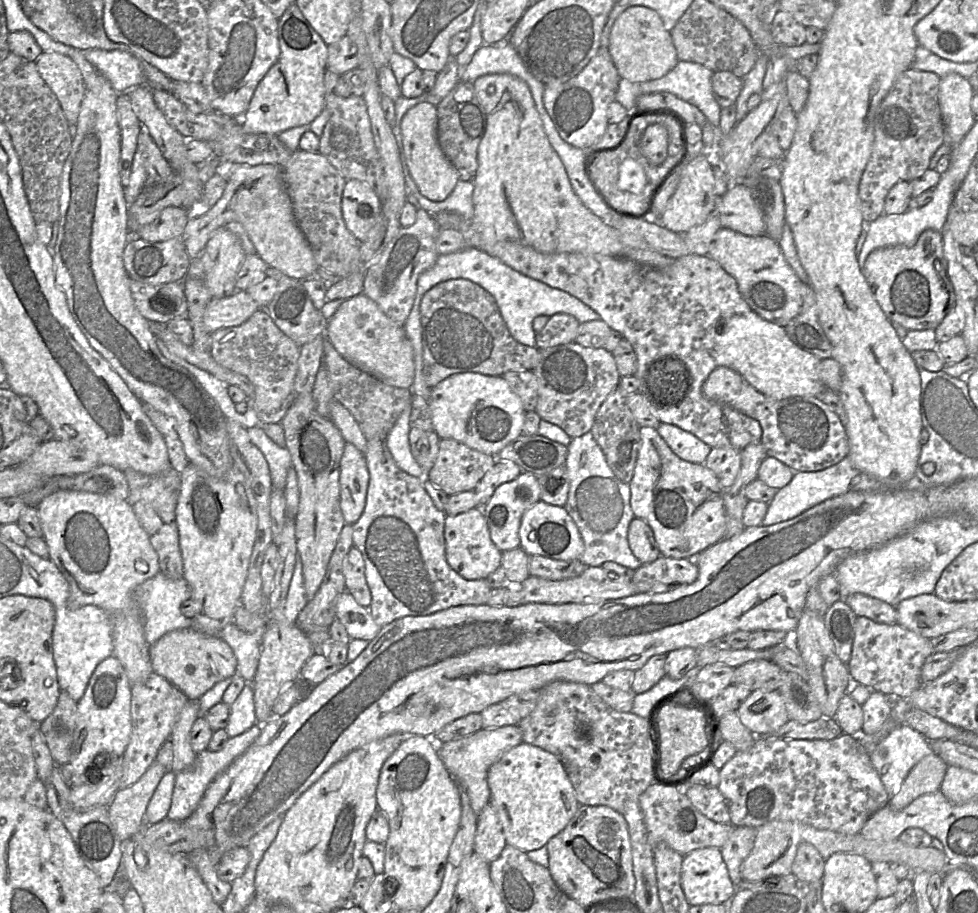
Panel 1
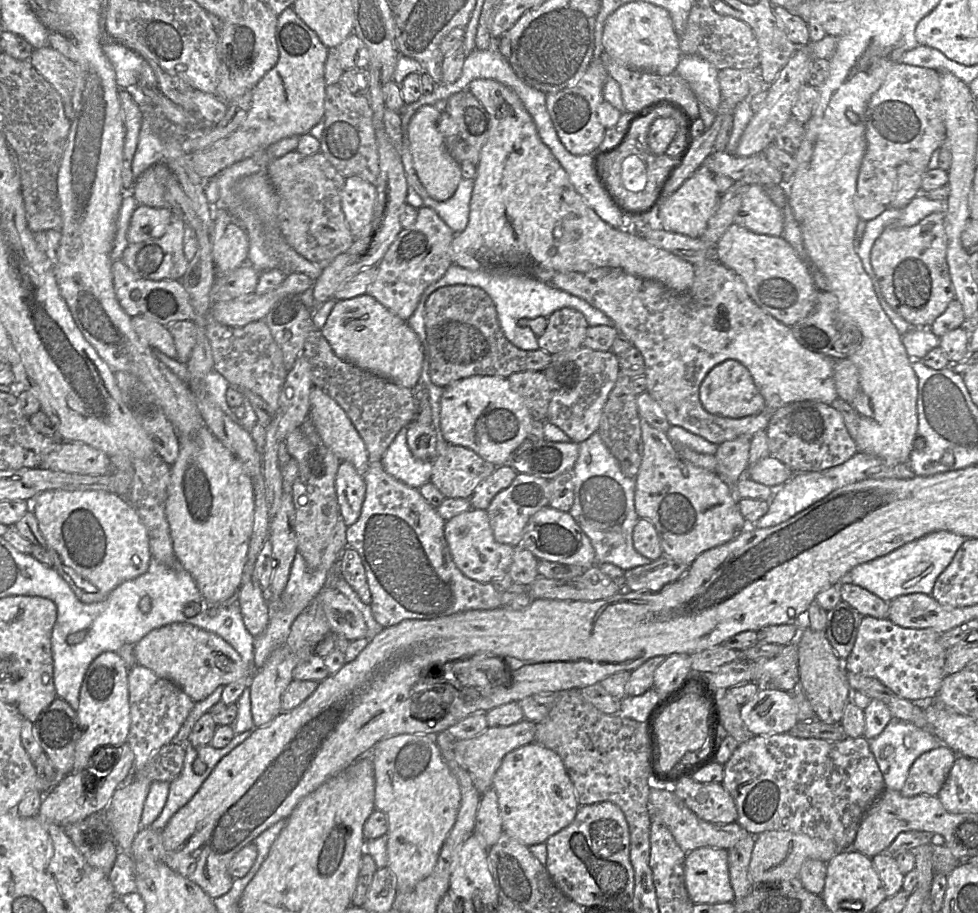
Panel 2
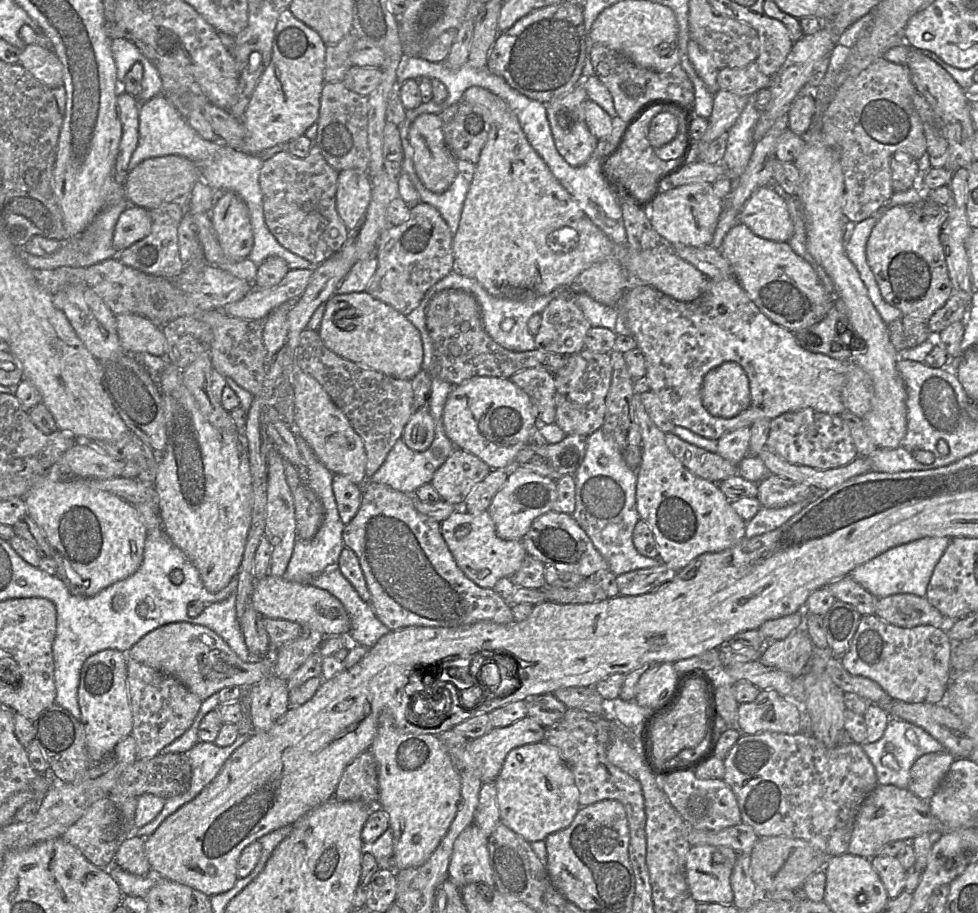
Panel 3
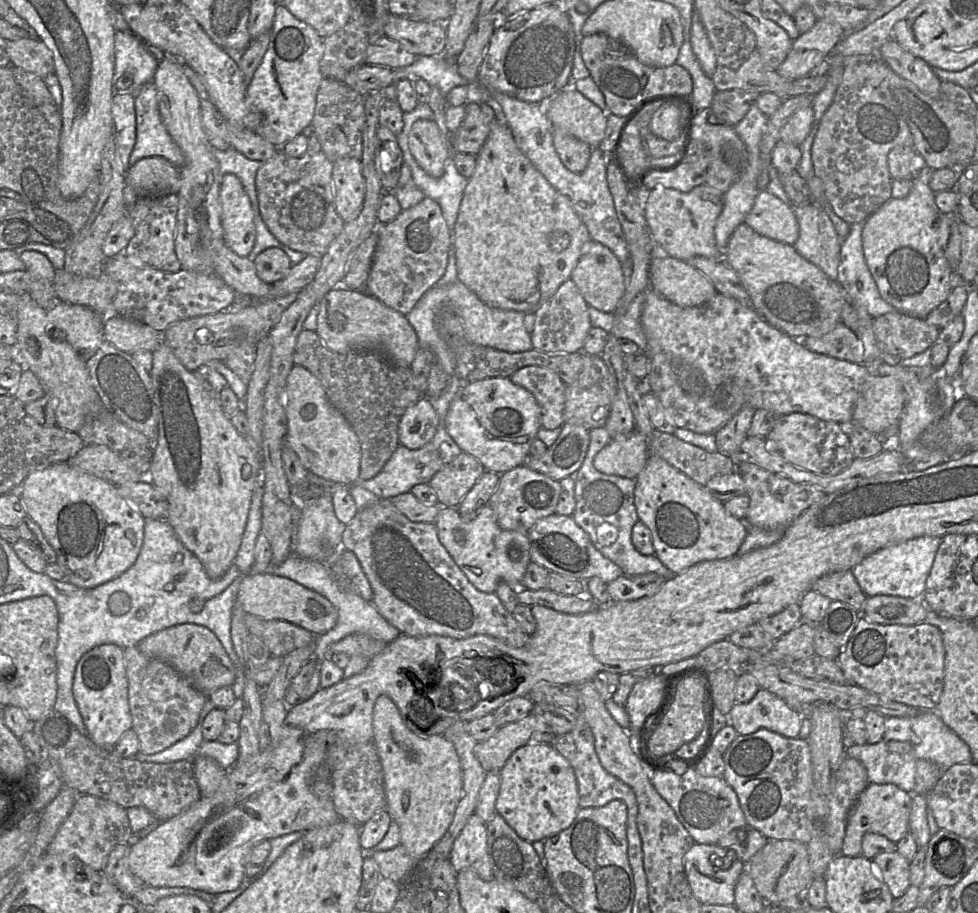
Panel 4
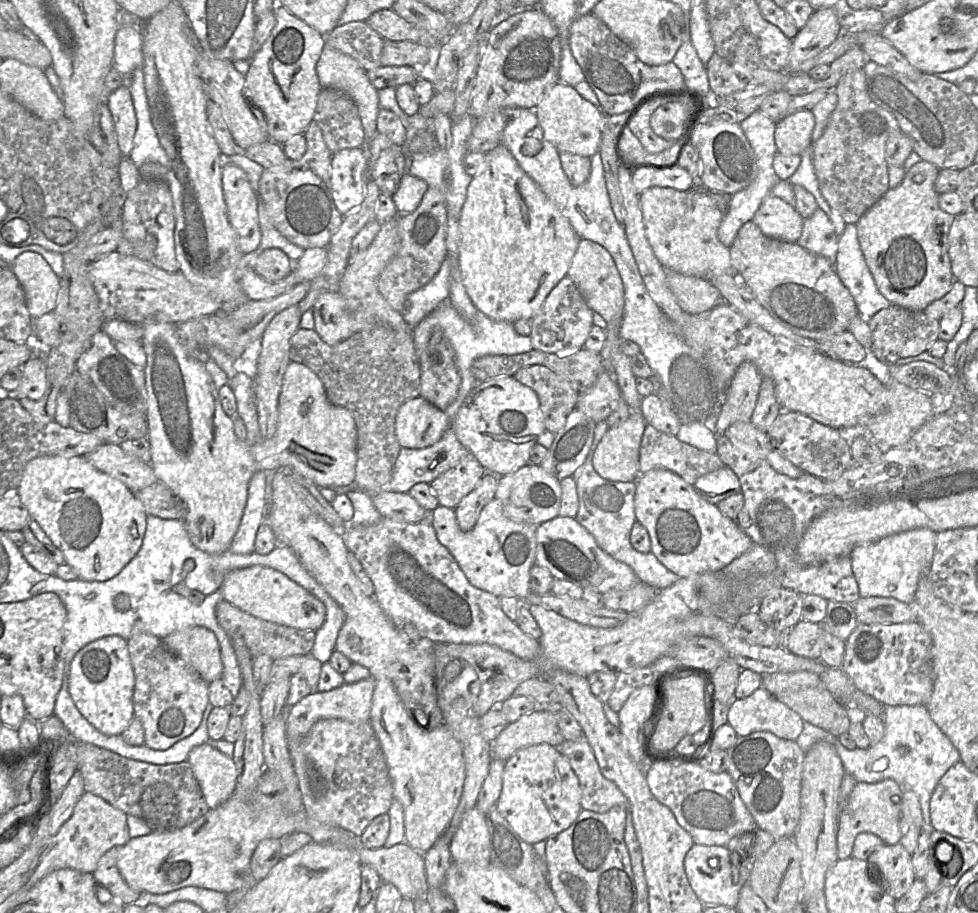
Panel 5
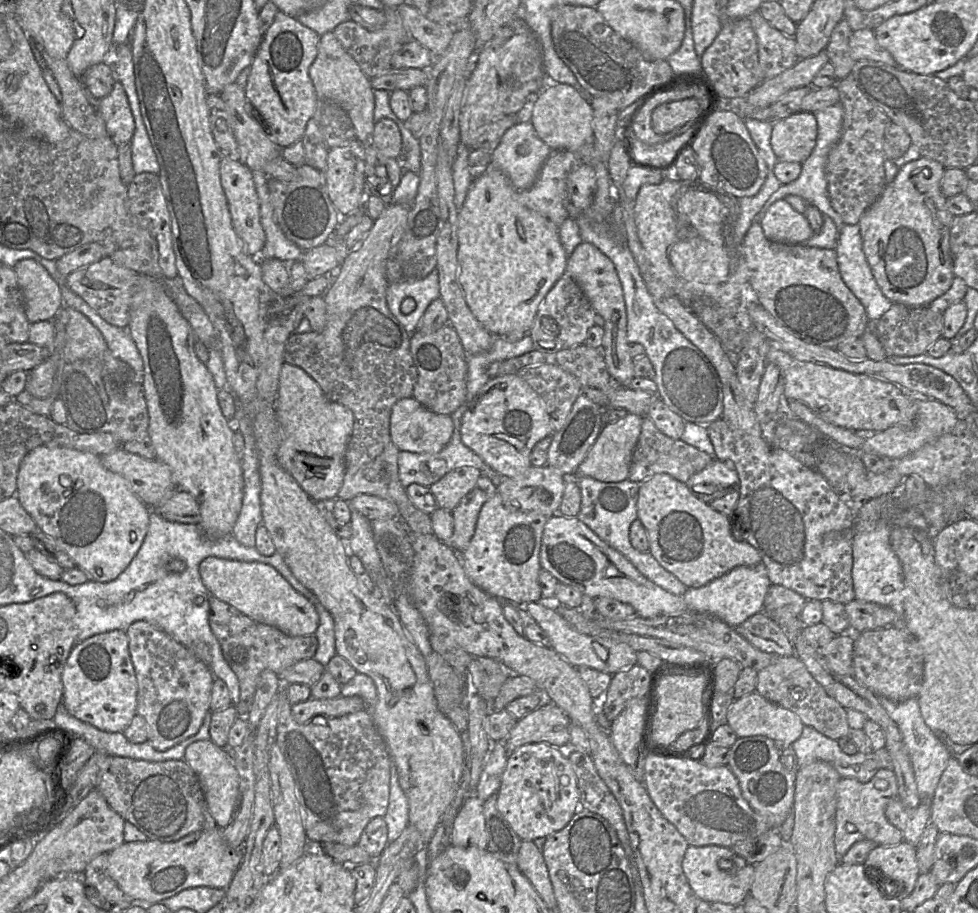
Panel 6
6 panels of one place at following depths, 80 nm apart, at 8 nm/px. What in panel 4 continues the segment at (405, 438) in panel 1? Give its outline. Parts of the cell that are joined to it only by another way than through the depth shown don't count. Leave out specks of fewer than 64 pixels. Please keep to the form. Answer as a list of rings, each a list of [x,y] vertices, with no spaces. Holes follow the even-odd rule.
[[[438,423],[433,439],[424,447],[412,450],[399,445],[382,470],[372,479],[358,480],[354,485],[373,493],[380,499],[391,499],[411,491],[418,484],[428,484],[432,477],[457,457],[462,450],[447,433],[445,423]]]

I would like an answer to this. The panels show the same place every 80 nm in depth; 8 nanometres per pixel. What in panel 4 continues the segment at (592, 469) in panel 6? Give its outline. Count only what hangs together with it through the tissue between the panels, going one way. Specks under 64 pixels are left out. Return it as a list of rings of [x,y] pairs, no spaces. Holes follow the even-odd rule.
[[[637,430],[613,437],[595,455],[595,469],[607,475],[636,479],[648,458],[647,440]]]

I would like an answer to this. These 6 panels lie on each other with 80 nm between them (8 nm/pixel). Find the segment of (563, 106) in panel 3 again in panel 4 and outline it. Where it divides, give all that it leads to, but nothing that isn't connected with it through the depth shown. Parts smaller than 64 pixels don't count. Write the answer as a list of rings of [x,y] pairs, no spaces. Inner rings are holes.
[[[553,128],[554,147],[565,167],[574,173],[583,172],[589,162],[592,147],[562,128]]]

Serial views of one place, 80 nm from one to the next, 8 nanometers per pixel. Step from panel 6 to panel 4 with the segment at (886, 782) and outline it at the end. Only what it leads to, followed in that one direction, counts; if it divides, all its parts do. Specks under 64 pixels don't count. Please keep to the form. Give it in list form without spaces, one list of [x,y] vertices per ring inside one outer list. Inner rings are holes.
[[[869,783],[849,813],[840,854],[848,857],[861,856],[862,839],[866,833],[877,833],[898,843],[909,832],[912,795],[895,784]]]

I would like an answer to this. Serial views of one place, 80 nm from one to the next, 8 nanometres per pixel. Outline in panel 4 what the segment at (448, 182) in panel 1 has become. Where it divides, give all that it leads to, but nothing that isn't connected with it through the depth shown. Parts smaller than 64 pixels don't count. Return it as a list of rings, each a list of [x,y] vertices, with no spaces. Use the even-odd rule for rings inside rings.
[[[417,120],[413,124],[409,134],[409,149],[418,165],[435,178],[443,175],[446,160],[452,154],[449,138],[441,133],[434,120]]]

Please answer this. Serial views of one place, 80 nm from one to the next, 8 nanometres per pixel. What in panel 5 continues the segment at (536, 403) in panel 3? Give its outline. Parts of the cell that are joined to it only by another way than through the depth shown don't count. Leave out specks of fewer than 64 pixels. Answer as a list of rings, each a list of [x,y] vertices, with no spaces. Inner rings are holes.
[[[544,365],[522,367],[513,377],[537,394],[546,430],[556,434],[562,429],[579,395],[572,385]]]

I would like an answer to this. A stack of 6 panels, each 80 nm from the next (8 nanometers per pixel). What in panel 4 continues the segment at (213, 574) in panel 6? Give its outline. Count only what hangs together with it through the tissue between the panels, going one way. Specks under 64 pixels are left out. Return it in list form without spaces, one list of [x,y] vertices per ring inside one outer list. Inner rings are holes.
[[[250,572],[239,579],[236,597],[244,613],[264,620],[282,620],[310,631],[314,636],[331,630],[337,623],[338,613],[334,606],[319,593],[285,577]]]

